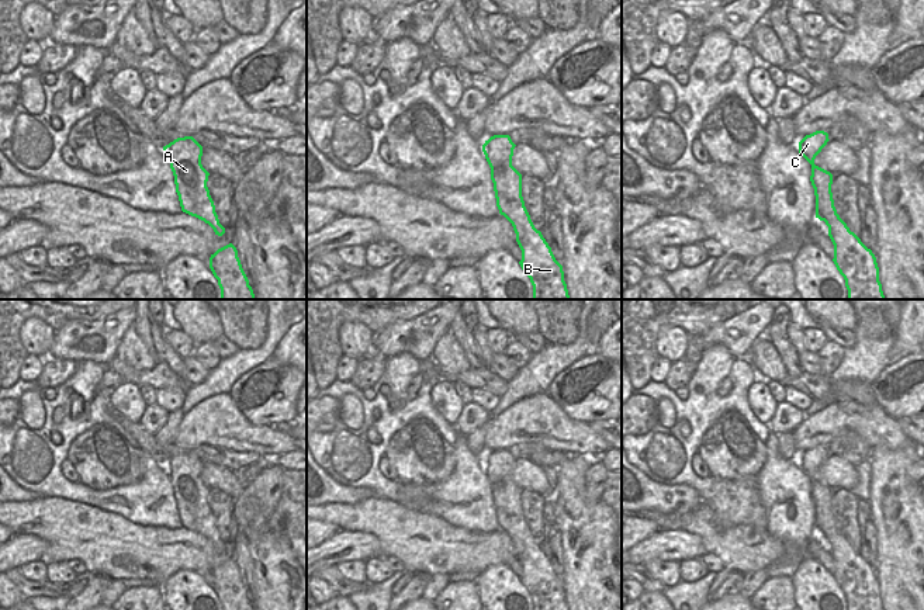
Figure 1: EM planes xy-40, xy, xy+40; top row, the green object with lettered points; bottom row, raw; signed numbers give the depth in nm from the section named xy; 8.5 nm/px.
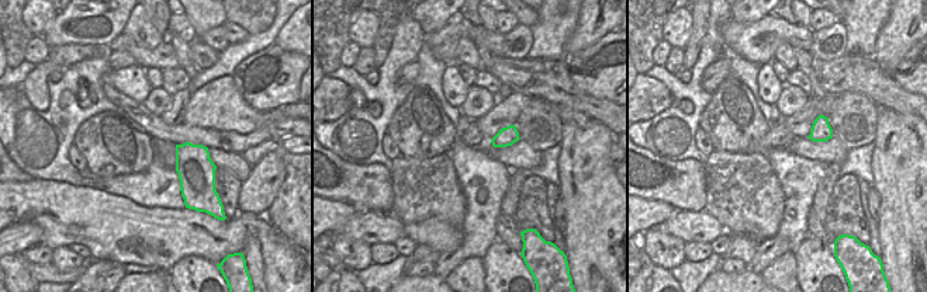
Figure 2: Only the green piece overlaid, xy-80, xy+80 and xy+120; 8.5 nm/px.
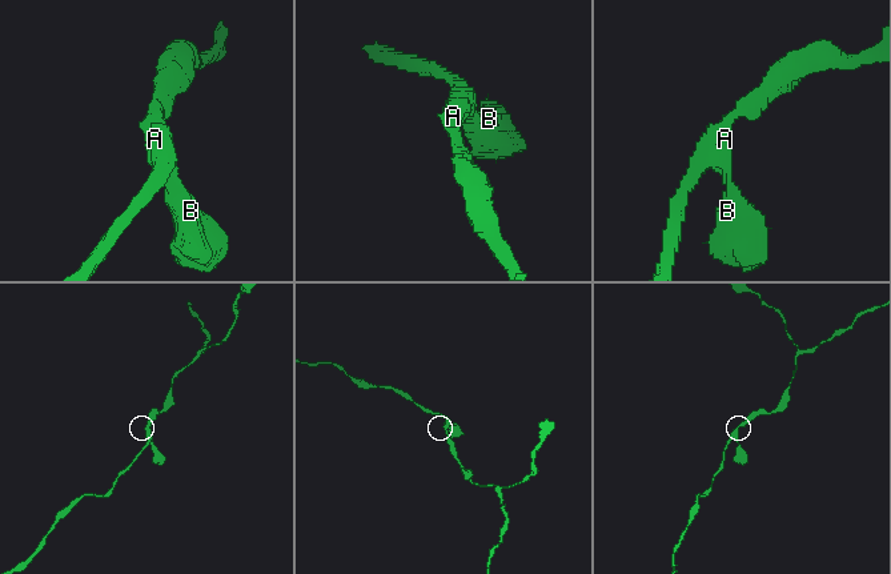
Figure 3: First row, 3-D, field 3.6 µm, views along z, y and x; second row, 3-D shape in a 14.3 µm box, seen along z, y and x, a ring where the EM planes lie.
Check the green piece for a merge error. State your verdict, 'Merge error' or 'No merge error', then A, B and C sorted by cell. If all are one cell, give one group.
No merge error. Groups: A B C.

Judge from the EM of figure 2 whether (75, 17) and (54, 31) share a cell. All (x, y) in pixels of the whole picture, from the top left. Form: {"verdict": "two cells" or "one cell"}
{"verdict": "one cell"}

